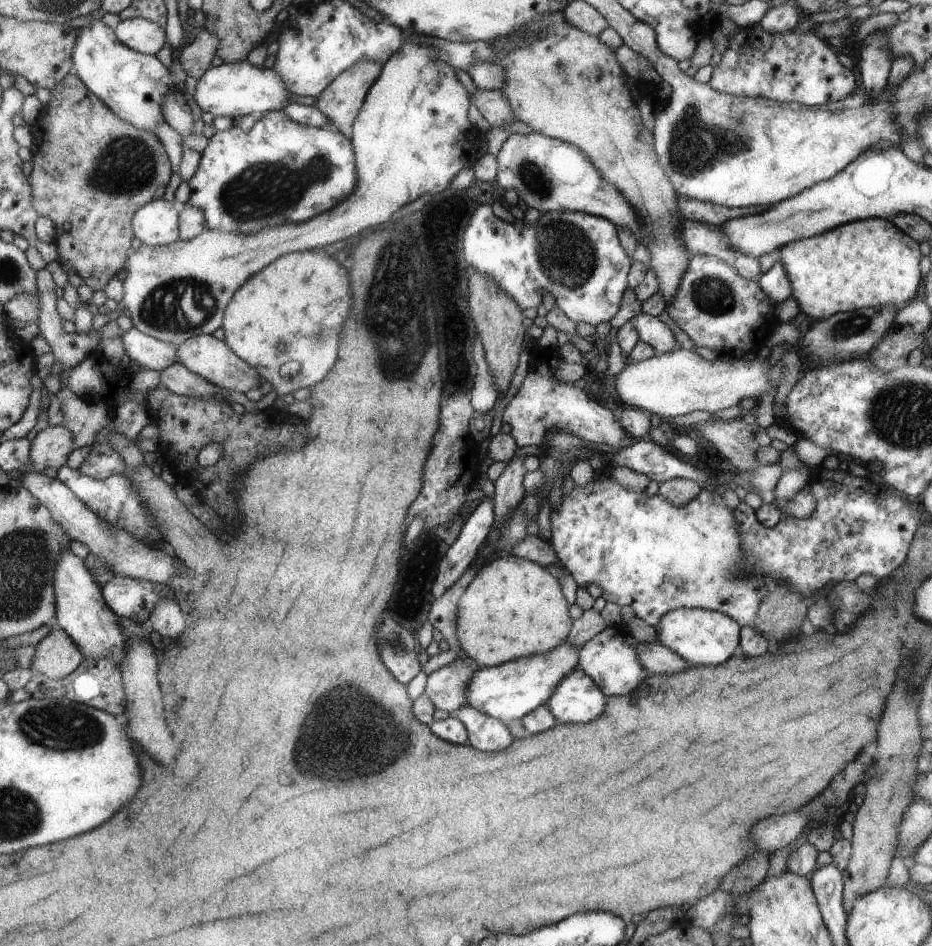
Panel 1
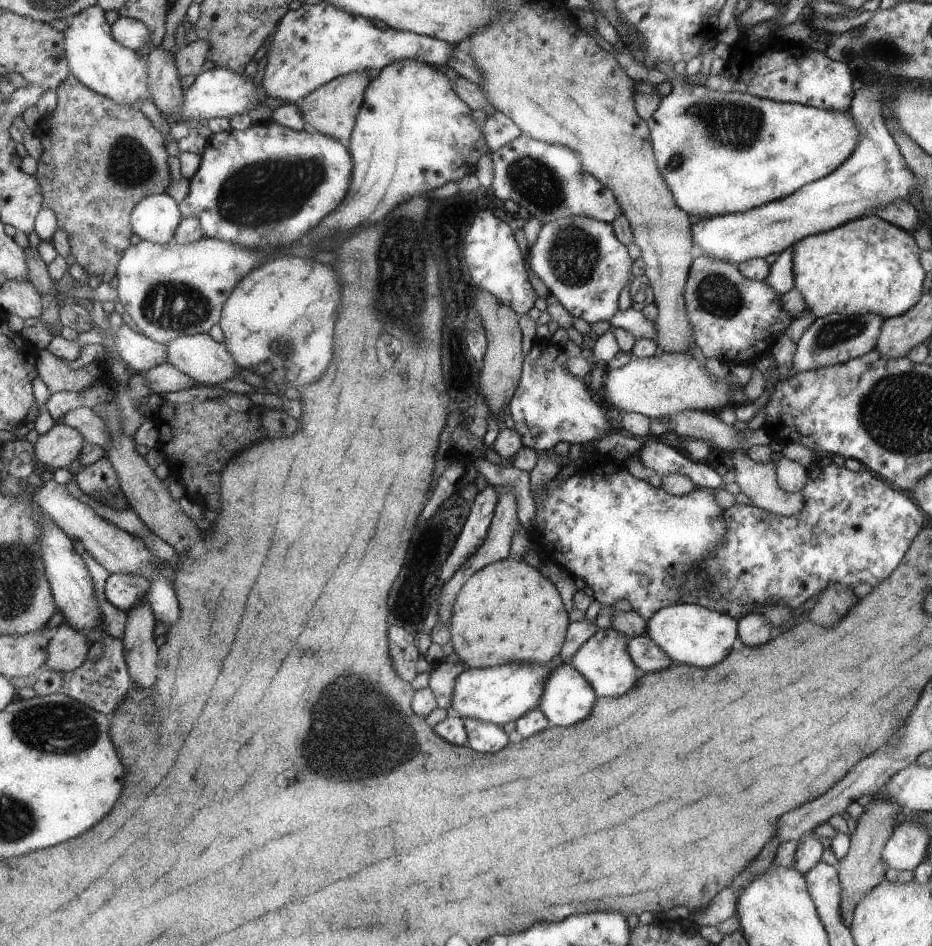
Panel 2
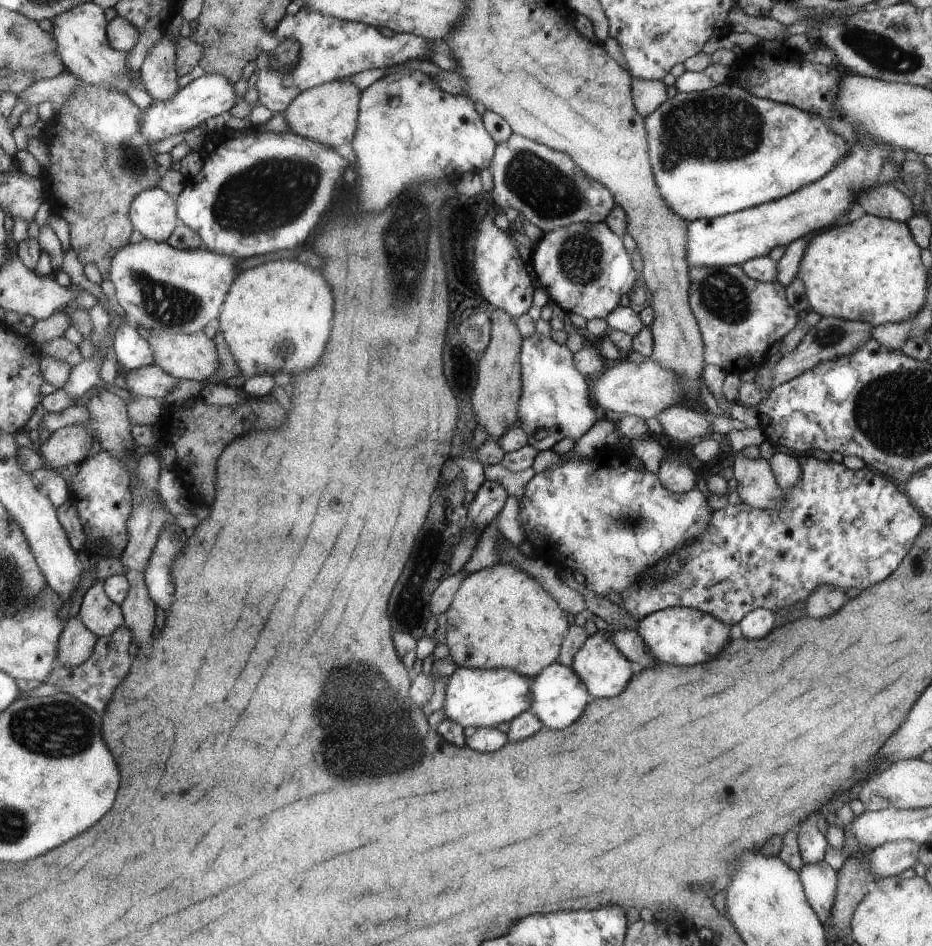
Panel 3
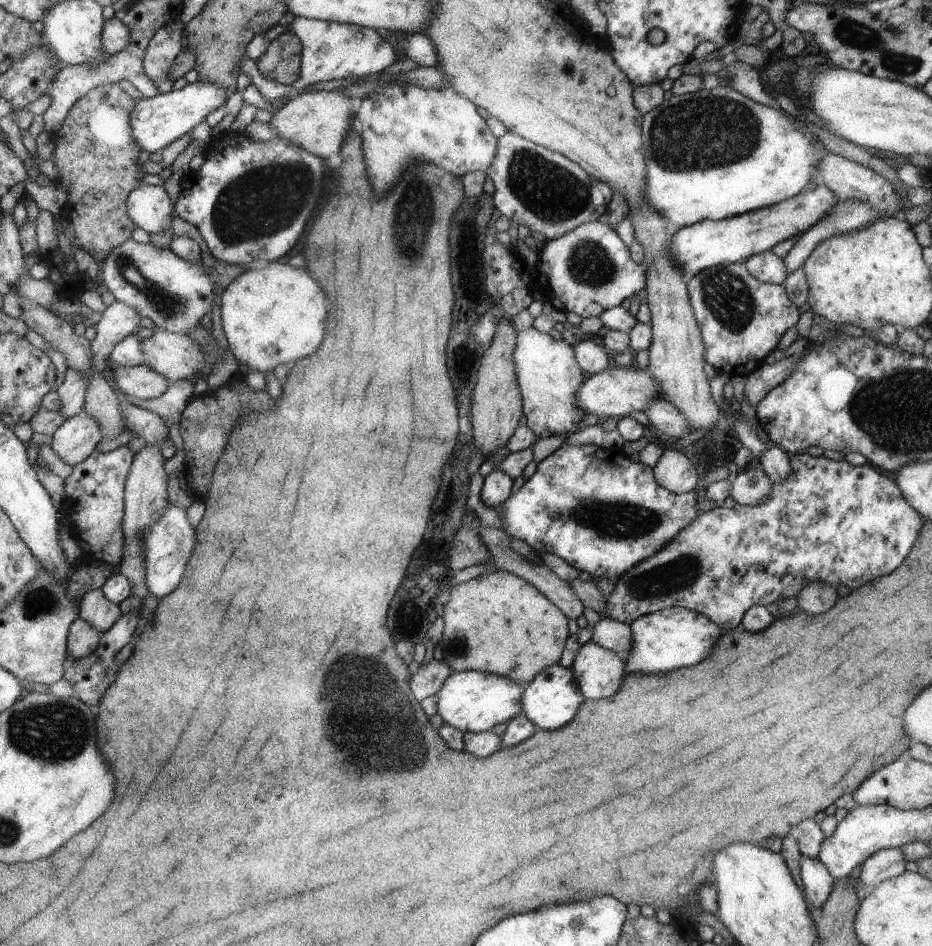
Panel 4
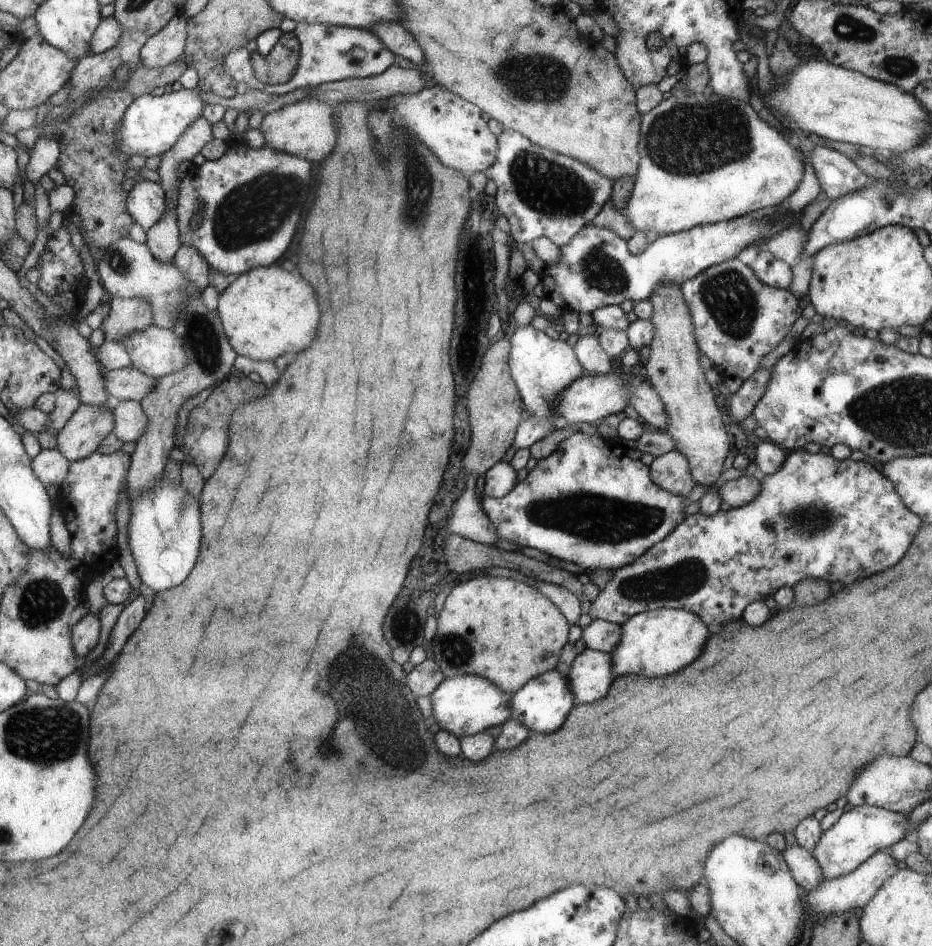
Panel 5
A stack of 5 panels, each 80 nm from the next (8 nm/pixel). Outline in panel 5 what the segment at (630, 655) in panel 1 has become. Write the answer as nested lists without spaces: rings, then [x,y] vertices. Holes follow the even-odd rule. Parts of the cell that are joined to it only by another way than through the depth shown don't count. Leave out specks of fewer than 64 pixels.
[[[588,647],[574,657],[567,676],[577,704],[588,704],[608,696],[618,678],[613,668],[613,656]]]

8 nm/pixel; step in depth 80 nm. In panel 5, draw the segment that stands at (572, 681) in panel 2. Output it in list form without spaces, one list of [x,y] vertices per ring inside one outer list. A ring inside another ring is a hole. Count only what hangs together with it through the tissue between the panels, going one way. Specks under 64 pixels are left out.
[[[558,669],[549,670],[533,678],[517,690],[512,698],[513,718],[523,722],[532,733],[550,734],[558,730],[566,722],[566,716],[572,714],[575,706],[577,706],[576,697],[569,683],[569,677]]]

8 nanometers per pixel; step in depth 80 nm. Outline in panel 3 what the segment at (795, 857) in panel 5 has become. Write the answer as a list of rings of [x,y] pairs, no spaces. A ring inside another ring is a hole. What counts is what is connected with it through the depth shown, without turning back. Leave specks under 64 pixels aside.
[[[824,860],[803,865],[801,880],[814,912],[829,926],[831,912],[837,895],[837,872]]]

